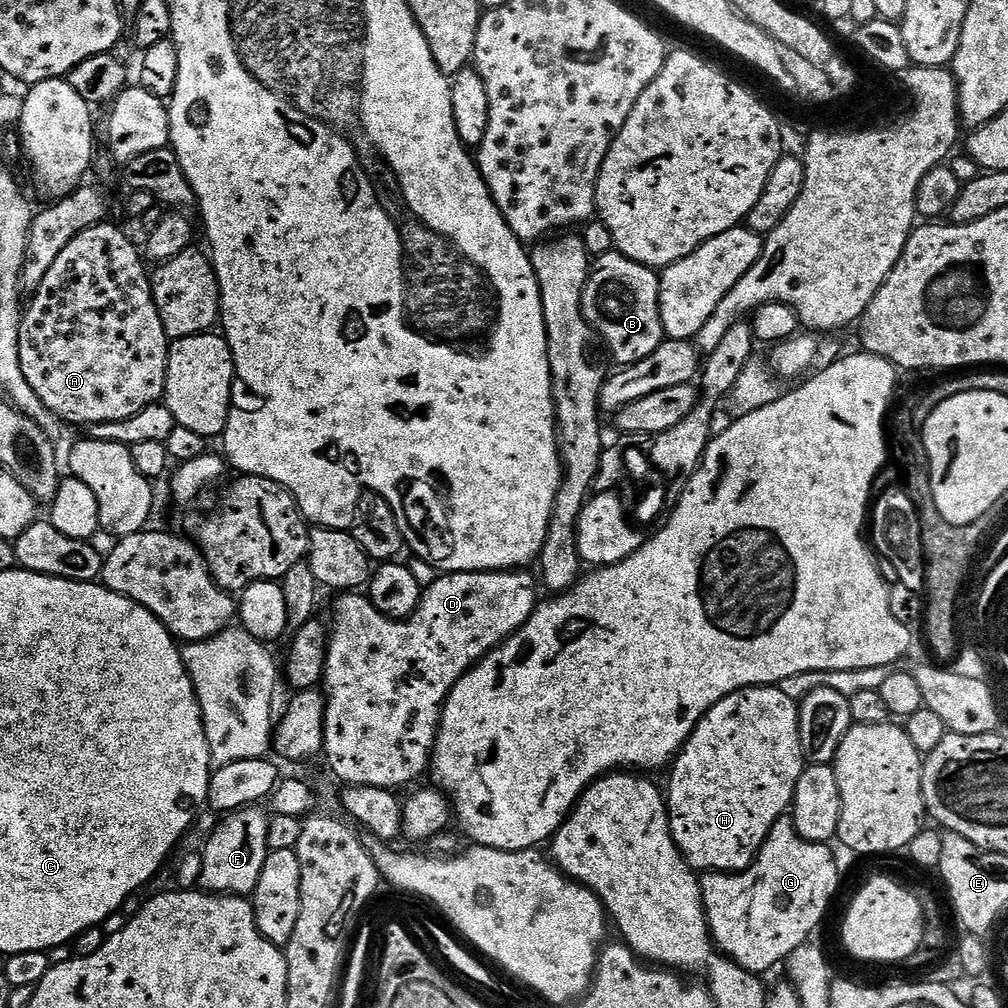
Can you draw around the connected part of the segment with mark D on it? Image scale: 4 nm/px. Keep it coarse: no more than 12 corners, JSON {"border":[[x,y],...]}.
{"border":[[528,570],[450,572],[405,620],[335,597],[323,755],[429,771],[450,690],[536,609]]}

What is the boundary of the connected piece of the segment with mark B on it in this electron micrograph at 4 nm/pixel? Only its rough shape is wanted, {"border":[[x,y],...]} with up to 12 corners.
{"border":[[618,251],[595,257],[588,325],[617,365],[666,339],[659,275]]}

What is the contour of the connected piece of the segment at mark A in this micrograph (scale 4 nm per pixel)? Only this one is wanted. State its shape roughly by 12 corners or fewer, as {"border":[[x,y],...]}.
{"border":[[82,230],[18,350],[57,421],[163,397],[170,341],[141,249]]}

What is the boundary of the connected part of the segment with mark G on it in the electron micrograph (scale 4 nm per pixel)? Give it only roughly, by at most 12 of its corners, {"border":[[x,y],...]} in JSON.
{"border":[[774,822],[744,872],[700,881],[715,947],[748,972],[813,939],[828,844]]}

